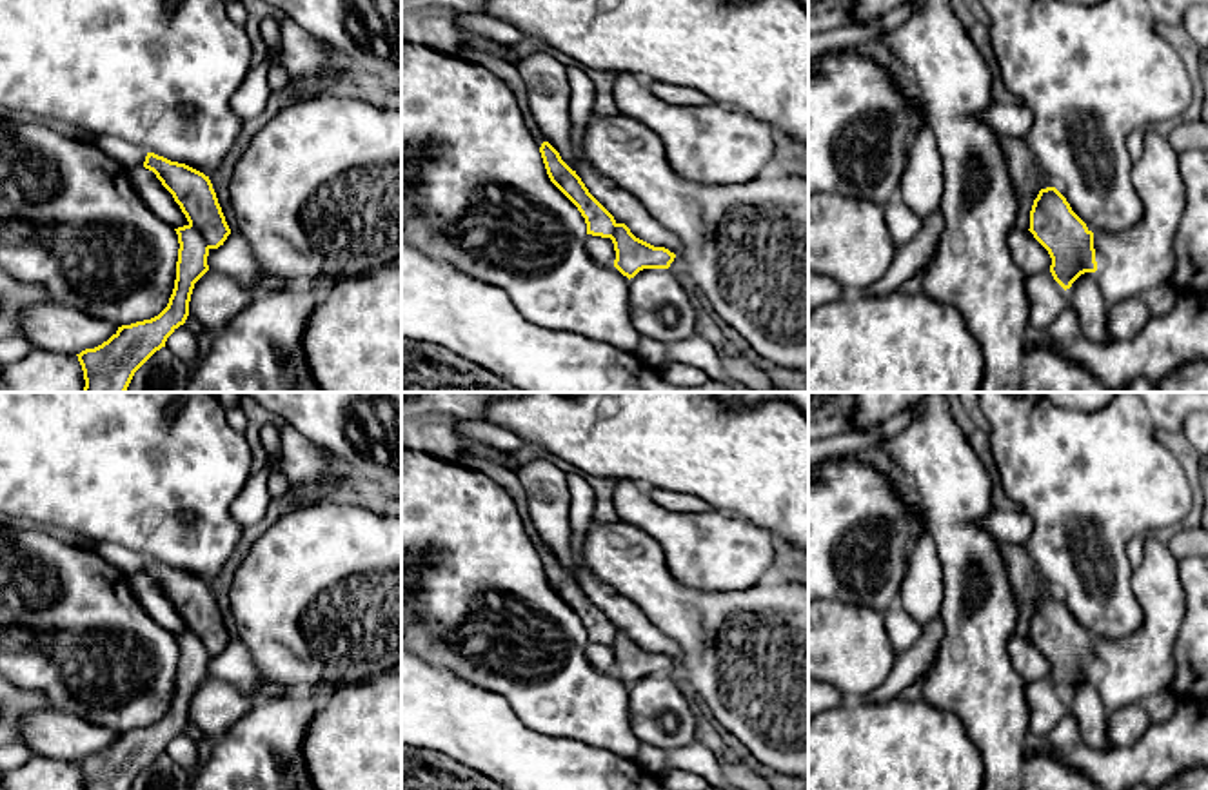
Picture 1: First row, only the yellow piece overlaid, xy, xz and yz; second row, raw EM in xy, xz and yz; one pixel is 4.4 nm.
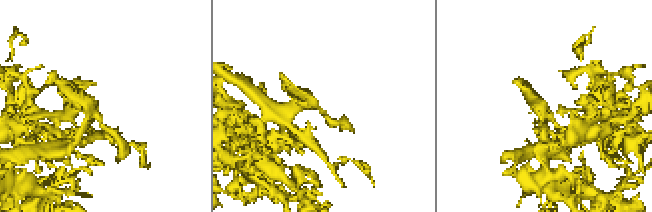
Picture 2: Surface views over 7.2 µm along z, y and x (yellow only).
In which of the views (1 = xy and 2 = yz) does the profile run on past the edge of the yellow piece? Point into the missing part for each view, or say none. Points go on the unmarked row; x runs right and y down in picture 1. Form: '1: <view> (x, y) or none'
1: none
2: none

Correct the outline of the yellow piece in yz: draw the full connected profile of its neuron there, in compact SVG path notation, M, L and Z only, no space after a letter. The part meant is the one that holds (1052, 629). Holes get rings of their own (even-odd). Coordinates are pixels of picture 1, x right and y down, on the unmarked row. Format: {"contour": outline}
{"contour": "M1055 594L1039 597L1028 637L1048 657L1050 679L1064 697L1081 681L1097 677L1094 639Z"}

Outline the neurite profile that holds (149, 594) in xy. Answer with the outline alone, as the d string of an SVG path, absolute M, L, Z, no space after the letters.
M144 572L133 576L131 587L145 608L145 612L171 634L178 636L189 632L185 621L180 612L174 608L173 601L162 592L156 581Z

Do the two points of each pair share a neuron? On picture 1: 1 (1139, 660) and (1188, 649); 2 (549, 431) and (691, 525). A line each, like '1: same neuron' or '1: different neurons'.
1: different neurons
2: different neurons

